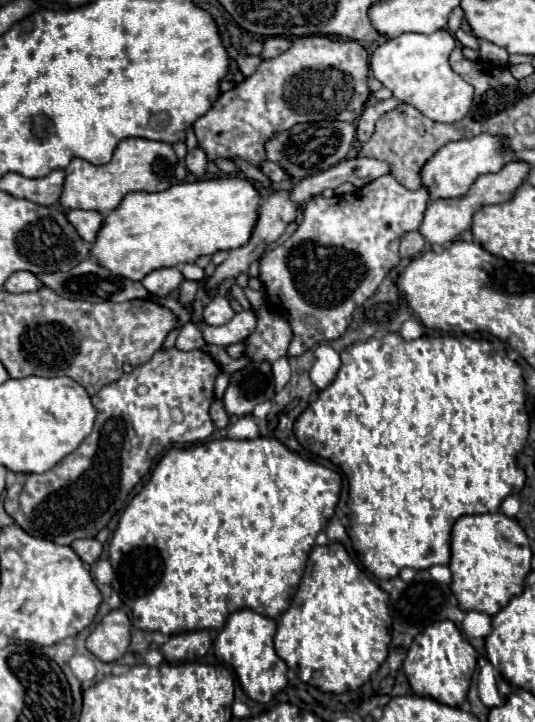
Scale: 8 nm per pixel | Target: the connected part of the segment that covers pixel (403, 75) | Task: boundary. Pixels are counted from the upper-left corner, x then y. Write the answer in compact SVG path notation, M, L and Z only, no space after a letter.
M438 30L432 34L414 34L414 32L400 34L398 38L386 40L372 52L370 70L372 70L374 78L378 78L386 88L390 88L392 94L400 102L418 108L424 116L428 116L436 122L460 122L460 118L464 118L472 106L474 88L470 84L466 84L448 64L448 56L454 50L454 46L456 46L456 40L448 30Z

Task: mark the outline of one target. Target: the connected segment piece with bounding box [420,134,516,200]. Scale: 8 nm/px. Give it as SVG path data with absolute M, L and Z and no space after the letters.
M480 134L468 140L448 142L444 148L440 148L420 170L422 186L428 188L430 200L440 198L456 198L468 192L468 188L474 184L474 180L488 172L498 172L510 158L516 158L510 150L504 150L504 140L492 134Z

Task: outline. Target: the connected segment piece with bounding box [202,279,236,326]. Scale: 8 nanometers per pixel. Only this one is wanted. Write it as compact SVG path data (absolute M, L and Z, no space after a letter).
M228 279L218 287L214 298L212 298L212 302L204 308L204 314L202 314L202 318L204 318L206 324L210 324L210 326L222 326L222 324L226 324L234 316L234 310L232 310L232 306L230 306L230 302L228 302L228 298L225 295L235 282L235 279Z

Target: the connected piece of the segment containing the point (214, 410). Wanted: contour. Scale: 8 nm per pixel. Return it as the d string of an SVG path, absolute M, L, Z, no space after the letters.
M214 400L210 406L210 418L216 428L226 428L228 426L228 412L224 410L222 400Z

